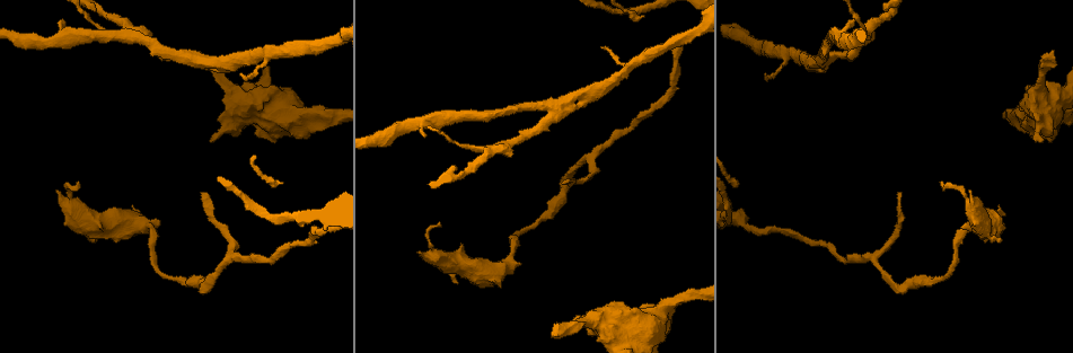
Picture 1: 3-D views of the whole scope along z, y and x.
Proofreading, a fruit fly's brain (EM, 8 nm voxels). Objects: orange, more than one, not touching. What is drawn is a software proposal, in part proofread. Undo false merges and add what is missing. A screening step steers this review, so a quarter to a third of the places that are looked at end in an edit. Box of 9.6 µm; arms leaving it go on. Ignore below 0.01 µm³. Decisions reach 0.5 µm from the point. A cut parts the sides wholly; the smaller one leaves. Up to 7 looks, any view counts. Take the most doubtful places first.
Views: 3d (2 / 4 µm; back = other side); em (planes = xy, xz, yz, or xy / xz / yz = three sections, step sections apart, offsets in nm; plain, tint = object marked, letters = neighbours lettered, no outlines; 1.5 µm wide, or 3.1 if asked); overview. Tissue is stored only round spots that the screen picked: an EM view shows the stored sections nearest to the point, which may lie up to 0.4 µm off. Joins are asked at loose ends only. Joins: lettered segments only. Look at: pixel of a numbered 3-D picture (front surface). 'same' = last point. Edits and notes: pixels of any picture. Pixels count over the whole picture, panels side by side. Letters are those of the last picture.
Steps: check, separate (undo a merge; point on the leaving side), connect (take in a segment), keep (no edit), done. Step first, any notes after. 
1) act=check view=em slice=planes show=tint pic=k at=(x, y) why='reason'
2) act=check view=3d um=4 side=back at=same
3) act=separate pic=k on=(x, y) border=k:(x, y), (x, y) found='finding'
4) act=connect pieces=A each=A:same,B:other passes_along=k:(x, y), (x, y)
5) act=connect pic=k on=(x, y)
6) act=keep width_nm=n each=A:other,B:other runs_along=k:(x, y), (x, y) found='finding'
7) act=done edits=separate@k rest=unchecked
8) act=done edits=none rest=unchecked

act=check view=em slice=planes show=letters pic=1 at=(457, 282) why='an open end'

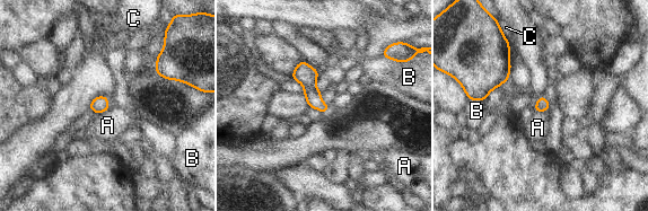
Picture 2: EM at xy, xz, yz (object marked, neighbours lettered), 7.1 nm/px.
act=keep each=A:other,B:other,C:other border=2:(110, 107), (97, 114) found='none of them fits'

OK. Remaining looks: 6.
act=check view=3d um=4 side=back pic=1 at=(332, 230) why='calibre changes'

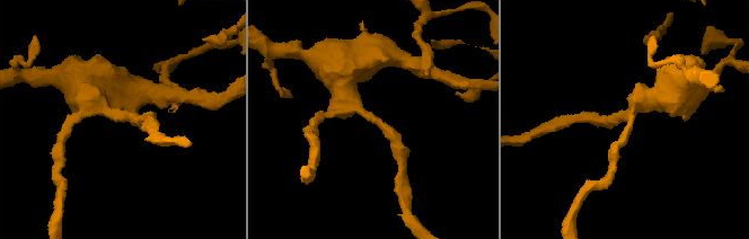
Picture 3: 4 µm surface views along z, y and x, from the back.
act=check view=em slice=planes show=letters pic=3 at=(371, 119) arm_widths_nm=200,420

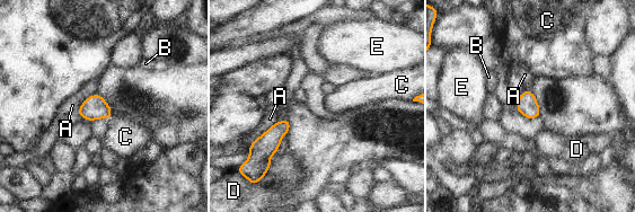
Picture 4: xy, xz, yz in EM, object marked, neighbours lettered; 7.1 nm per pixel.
act=keep width_nm=150 longest_contact=A:260nm each=A:other,B:other,C:other,D:other,E:other found='continuous, no second cell'

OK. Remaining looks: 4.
act=check view=3d um=2 side=back pic=1 at=(935, 283) why='thick turns thin'

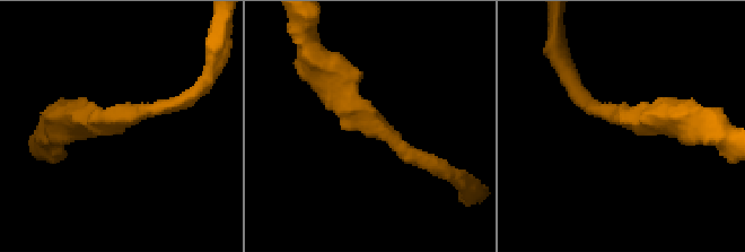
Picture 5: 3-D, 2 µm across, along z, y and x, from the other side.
act=check view=em slice=xy step=4 show=tint pic=5 at=(118, 121) why='now the EM'

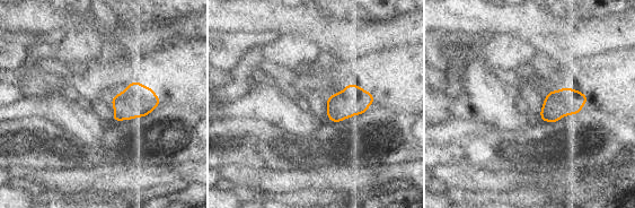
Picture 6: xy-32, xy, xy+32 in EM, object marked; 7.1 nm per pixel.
act=check view=em slice=planes show=letters at=same

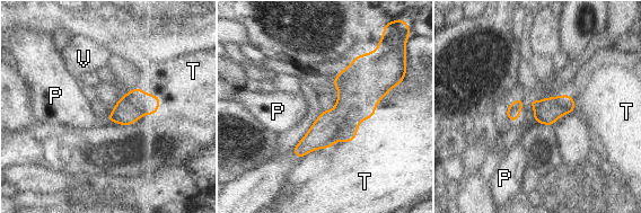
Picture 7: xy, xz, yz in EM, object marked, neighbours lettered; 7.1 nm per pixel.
act=keep each=P:other,T:other,V:other border=7:(374, 116), (330, 147) found='all the same cell'

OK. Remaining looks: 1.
act=done edits=none rest=unchecked

